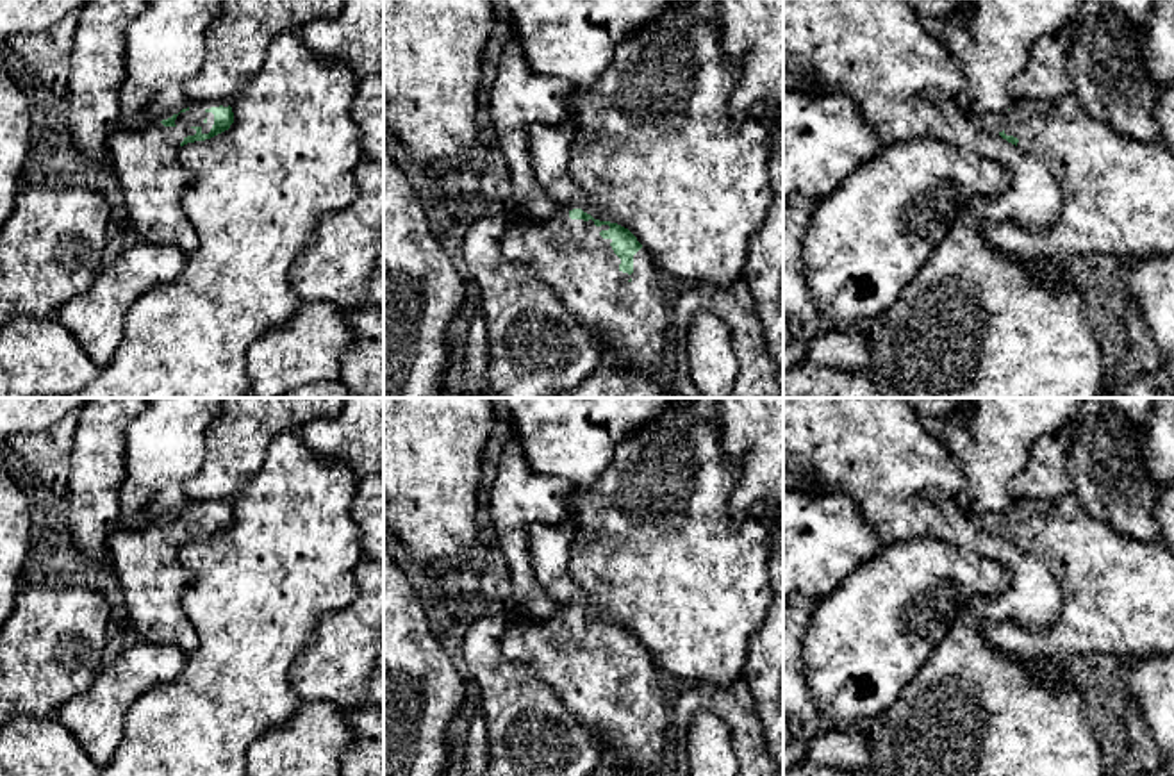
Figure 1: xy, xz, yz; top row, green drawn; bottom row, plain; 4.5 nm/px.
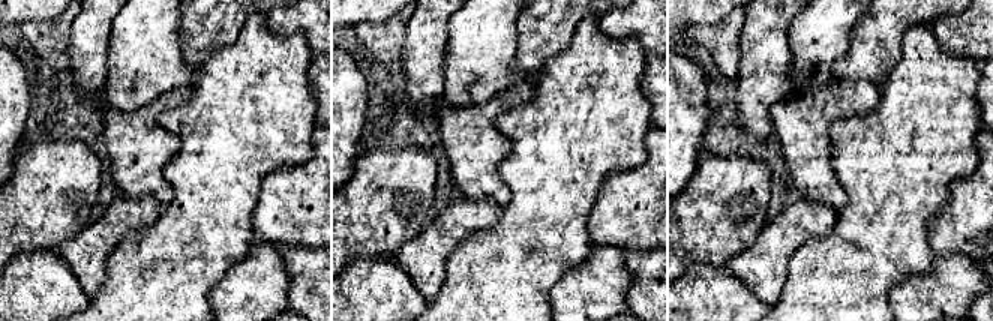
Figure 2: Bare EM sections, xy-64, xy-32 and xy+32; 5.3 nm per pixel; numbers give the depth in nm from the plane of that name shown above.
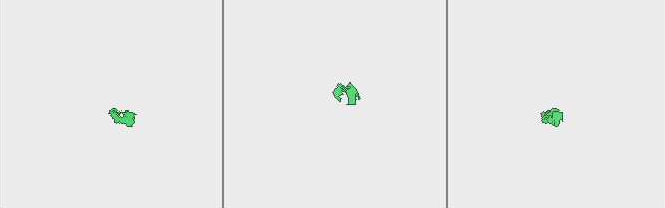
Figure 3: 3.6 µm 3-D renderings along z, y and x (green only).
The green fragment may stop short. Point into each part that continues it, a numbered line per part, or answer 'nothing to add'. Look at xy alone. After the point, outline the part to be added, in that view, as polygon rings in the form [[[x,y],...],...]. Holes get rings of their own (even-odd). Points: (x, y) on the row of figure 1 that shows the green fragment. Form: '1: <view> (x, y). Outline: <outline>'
1: xy (145, 161). Outline: [[[225,100],[193,102],[173,127],[150,123],[143,128],[118,127],[107,136],[107,155],[132,230],[143,241],[178,246],[186,255],[198,246],[196,232],[182,211],[182,196],[191,173],[178,161],[187,136],[209,134],[214,125],[211,107],[228,107]]]

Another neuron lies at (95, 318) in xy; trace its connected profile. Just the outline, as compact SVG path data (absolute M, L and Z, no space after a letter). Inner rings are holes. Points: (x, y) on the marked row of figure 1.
M139 241L102 266L91 287L55 314L95 364L111 364L123 339L123 321L134 301L155 285L175 282L186 253L173 244Z

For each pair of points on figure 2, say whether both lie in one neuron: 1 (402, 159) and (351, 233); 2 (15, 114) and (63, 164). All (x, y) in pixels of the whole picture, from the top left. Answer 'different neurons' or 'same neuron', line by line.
1: same neuron
2: different neurons

